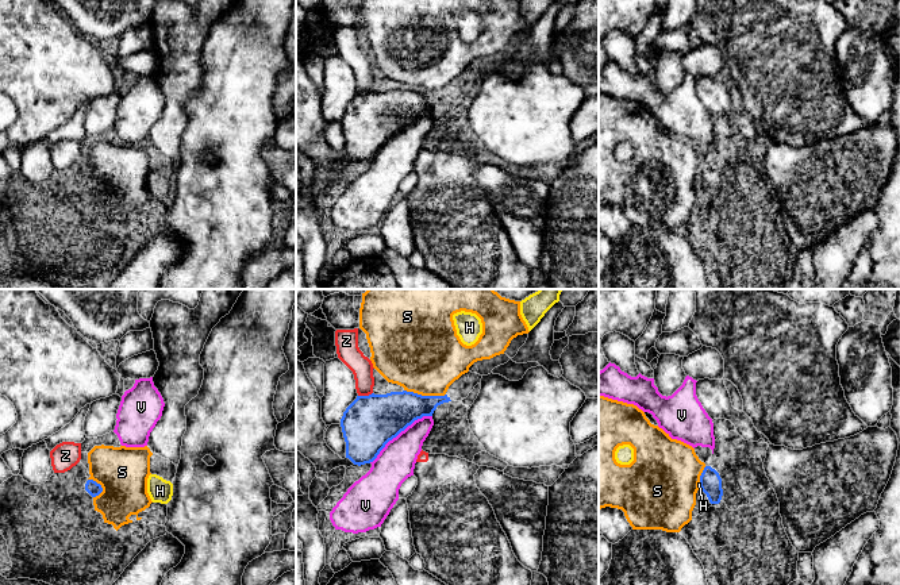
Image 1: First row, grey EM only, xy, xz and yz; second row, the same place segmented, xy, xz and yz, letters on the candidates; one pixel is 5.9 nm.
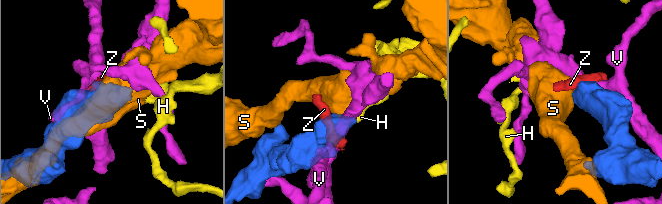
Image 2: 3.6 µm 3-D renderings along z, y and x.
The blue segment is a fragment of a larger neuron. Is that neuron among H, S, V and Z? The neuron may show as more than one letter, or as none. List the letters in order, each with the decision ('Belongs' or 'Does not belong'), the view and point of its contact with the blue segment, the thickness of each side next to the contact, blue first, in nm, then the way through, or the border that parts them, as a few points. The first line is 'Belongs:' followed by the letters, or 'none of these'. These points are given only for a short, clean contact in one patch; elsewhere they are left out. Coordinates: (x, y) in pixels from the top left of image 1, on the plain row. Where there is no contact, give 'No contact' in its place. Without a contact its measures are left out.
Belongs: H
H: Belongs. Touches blue at yz (700, 184). Thickness 130 nm (blue) against 20 nm. Path across: yz (710, 180), (700, 184), (699, 181)
S: Does not belong. Touches blue at xz (424, 93). Thickness 240 nm (blue) against 460 nm
V: Does not belong. Touches blue at xz (399, 130). Thickness 320 nm (blue) against 220 nm. Boundary: xz (431, 112), (415, 116), (369, 160)
Z: Does not belong. Touches blue at xz (365, 93). Thickness 320 nm (blue) against 130 nm. Boundary: xz (372, 89), (358, 93)

